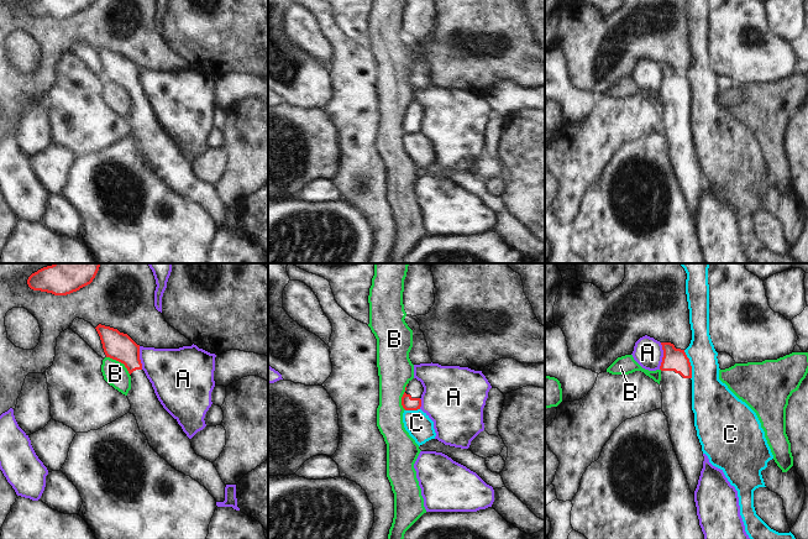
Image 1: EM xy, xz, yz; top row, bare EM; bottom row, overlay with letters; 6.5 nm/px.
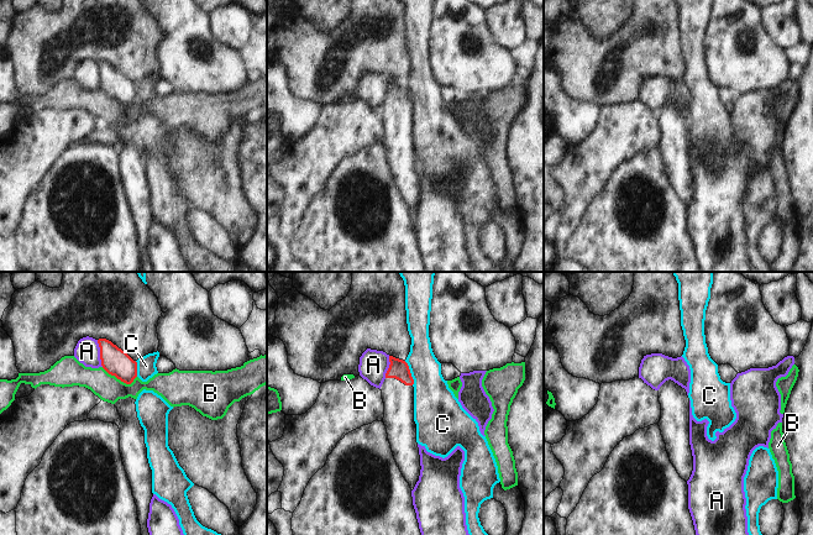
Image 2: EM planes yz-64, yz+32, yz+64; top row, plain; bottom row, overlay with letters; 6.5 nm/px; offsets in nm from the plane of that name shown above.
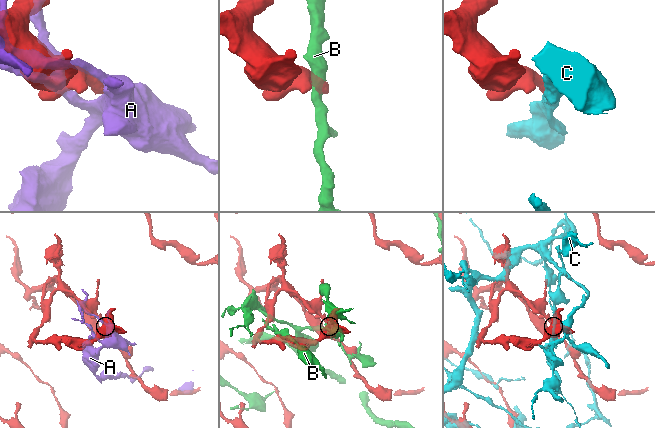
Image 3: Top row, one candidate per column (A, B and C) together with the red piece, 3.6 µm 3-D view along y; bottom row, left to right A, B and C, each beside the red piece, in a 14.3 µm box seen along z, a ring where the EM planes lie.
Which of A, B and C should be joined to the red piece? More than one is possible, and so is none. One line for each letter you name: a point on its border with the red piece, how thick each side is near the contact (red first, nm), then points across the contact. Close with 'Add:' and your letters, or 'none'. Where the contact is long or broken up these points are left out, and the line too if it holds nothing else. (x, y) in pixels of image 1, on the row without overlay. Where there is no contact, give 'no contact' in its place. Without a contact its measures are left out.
Add: none

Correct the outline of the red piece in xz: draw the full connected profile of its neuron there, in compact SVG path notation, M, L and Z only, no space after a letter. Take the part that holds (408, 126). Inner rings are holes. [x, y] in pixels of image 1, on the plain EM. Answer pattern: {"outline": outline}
{"outline": "M413 101L405 110L405 115L402 120L402 129L405 134L418 134L421 130L421 117L424 110L420 104Z"}

